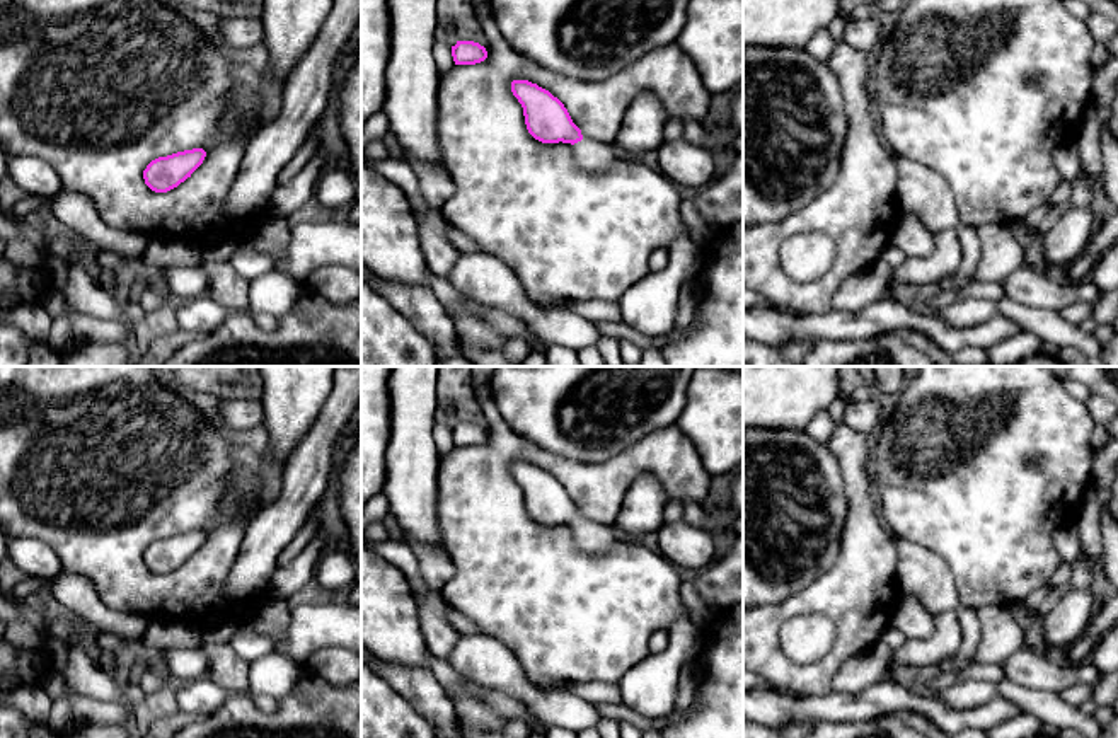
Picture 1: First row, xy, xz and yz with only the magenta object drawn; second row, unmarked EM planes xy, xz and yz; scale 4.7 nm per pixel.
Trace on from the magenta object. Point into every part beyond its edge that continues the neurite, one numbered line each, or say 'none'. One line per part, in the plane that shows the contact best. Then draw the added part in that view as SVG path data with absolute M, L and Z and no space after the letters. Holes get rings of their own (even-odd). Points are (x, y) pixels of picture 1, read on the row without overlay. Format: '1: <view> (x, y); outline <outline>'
1: xz (595, 539); outline M581 522L573 527L573 537L583 552L600 557L617 542L617 530L614 525Z

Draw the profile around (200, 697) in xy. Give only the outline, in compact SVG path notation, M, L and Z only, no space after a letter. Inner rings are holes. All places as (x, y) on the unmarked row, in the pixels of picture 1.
M206 675L184 683L177 692L181 719L208 718L216 712L228 694L213 683Z

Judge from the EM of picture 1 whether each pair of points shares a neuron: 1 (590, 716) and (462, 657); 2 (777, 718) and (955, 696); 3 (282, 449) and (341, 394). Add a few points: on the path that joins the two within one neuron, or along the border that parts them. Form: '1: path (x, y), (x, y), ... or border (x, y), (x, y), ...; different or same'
1: path (558, 708), (541, 704), (495, 667); same
2: border (941, 699), (953, 708), (977, 708), (982, 704); different
3: border (333, 384), (317, 420), (293, 449); different

